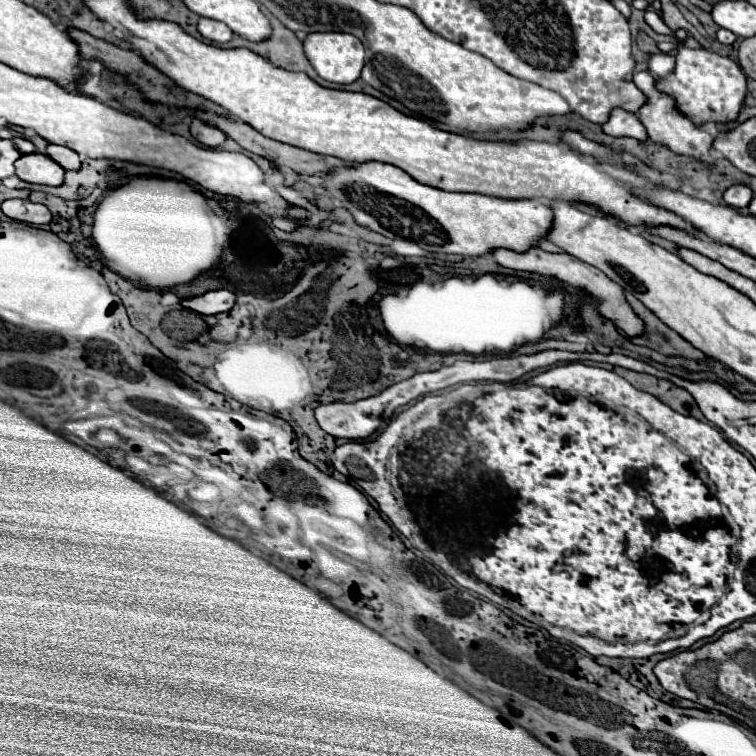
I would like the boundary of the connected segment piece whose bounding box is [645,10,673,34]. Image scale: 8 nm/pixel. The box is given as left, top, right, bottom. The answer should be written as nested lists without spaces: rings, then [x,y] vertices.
[[[645,12],[645,22],[655,30],[655,32],[661,32],[661,34],[673,34],[673,30],[671,28],[667,28],[667,24],[659,18],[659,14],[657,12]]]

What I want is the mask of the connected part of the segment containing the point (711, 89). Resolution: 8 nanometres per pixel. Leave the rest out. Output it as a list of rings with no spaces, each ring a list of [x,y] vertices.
[[[679,46],[673,72],[657,80],[656,87],[660,92],[671,96],[675,102],[675,108],[683,116],[687,116],[697,128],[709,122],[727,124],[727,122],[737,120],[739,110],[747,96],[747,82],[745,82],[745,74],[739,68],[739,64],[733,62],[731,58],[719,56],[705,48],[691,50],[691,48]]]

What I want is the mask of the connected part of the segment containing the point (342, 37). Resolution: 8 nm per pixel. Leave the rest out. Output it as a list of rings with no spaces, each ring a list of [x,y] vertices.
[[[315,32],[305,38],[303,48],[315,72],[327,82],[351,84],[365,66],[365,48],[351,34]]]

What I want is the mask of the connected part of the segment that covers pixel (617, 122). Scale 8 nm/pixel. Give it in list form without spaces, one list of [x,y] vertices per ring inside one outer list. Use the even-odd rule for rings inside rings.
[[[613,110],[609,122],[603,124],[603,132],[609,136],[629,136],[635,140],[645,142],[647,140],[647,132],[645,126],[641,124],[641,120],[635,114],[629,114],[625,110]]]

